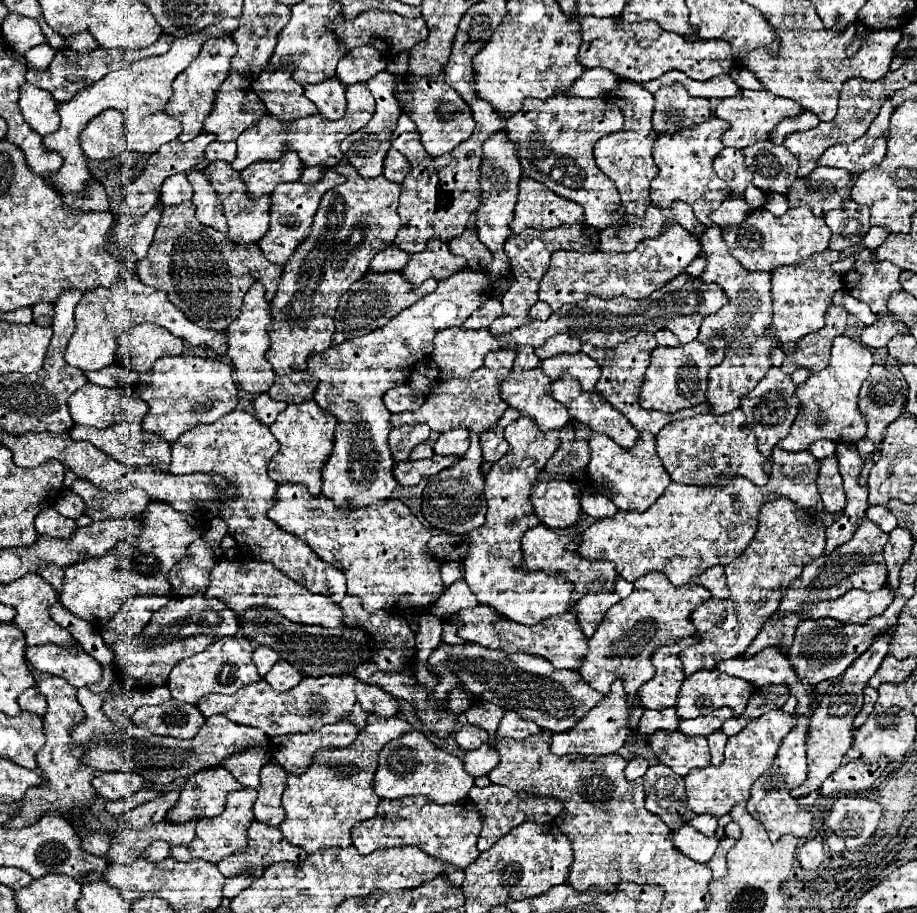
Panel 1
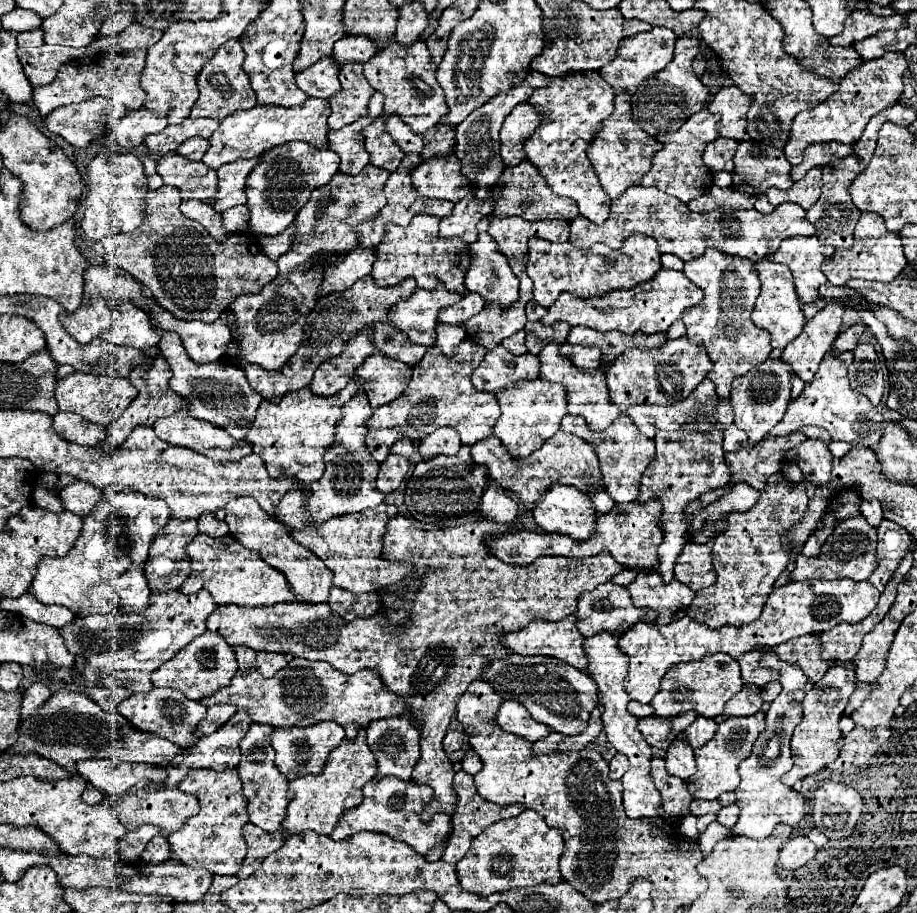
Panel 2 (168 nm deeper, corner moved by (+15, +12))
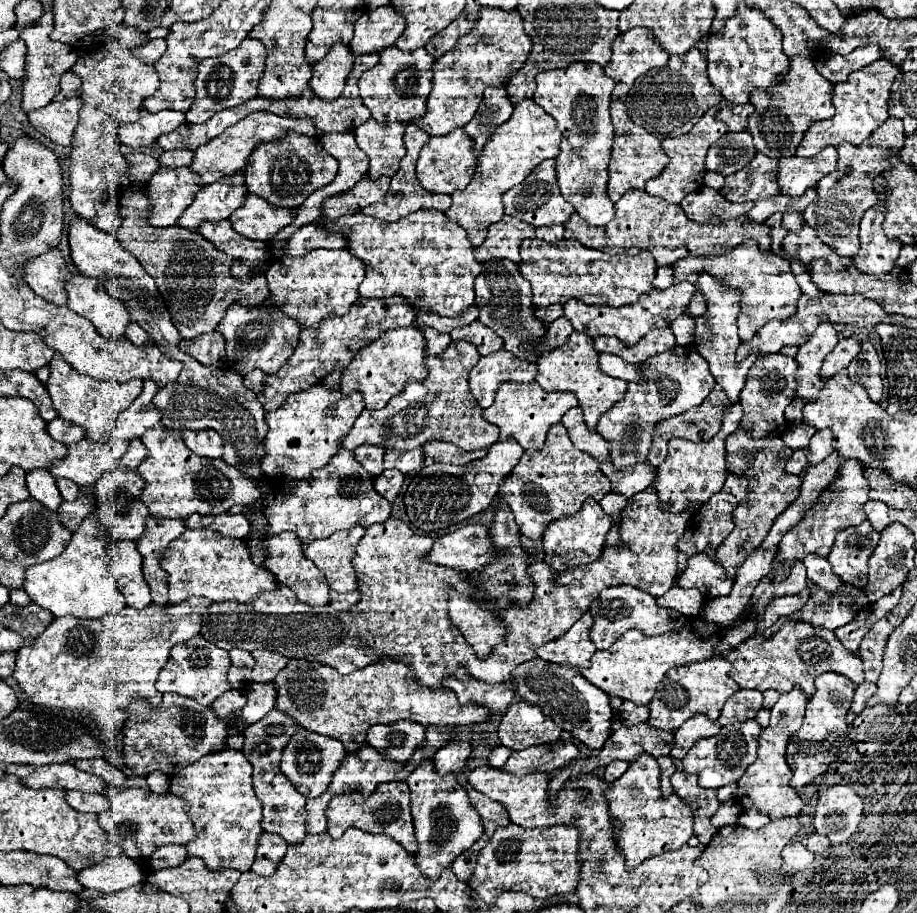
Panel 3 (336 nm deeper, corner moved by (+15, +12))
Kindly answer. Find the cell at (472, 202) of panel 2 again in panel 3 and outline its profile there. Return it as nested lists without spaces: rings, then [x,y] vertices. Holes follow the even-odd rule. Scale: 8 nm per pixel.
[[[531,98],[521,100],[519,104],[515,104],[513,116],[505,124],[501,124],[485,144],[471,184],[465,190],[457,190],[451,194],[453,204],[445,212],[445,216],[453,218],[461,228],[465,228],[471,244],[479,246],[485,240],[489,224],[497,222],[503,216],[503,192],[521,184],[523,178],[529,176],[539,162],[547,158],[557,158],[559,144],[561,132],[557,130],[555,120]]]

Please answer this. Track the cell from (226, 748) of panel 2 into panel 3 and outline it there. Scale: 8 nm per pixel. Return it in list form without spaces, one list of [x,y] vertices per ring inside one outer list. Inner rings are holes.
[[[255,684],[247,692],[247,704],[241,712],[237,712],[237,728],[247,728],[255,720],[261,720],[275,704],[275,688],[271,684]]]

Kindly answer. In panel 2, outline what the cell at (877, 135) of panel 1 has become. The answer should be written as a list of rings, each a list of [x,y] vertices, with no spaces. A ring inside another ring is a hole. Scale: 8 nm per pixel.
[[[831,142],[825,146],[809,146],[809,150],[805,150],[805,154],[803,154],[803,162],[791,168],[791,180],[799,182],[811,168],[825,166],[833,158],[845,158],[851,152],[853,152],[851,146],[841,146],[837,142]]]

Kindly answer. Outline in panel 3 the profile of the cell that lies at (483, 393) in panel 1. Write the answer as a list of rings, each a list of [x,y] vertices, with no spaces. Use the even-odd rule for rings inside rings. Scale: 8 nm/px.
[[[451,342],[441,354],[427,356],[425,366],[429,370],[425,382],[409,382],[397,398],[391,398],[381,410],[363,410],[355,420],[351,432],[343,438],[341,446],[355,450],[369,442],[383,448],[415,450],[429,440],[453,442],[461,450],[483,450],[497,442],[499,430],[491,422],[485,422],[483,408],[477,406],[469,392],[467,376],[477,364],[477,348],[469,342]]]

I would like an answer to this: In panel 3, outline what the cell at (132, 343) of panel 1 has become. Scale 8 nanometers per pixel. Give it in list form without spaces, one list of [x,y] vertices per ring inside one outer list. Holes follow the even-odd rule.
[[[73,274],[65,284],[69,294],[67,306],[93,322],[105,338],[121,338],[129,326],[129,310],[121,300],[115,300],[97,278]]]

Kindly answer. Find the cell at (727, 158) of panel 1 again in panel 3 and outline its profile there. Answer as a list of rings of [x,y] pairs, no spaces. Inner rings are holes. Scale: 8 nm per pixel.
[[[747,130],[727,132],[721,136],[721,140],[717,140],[709,148],[705,168],[719,172],[723,176],[735,174],[737,170],[745,168],[753,160],[755,154],[757,154],[757,150],[755,150],[753,138]]]

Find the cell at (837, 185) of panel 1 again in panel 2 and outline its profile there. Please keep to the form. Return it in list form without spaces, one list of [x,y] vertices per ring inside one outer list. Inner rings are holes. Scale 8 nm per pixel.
[[[813,168],[813,170],[809,170],[809,174],[805,174],[805,178],[801,182],[795,182],[789,190],[781,192],[781,190],[769,188],[765,192],[765,196],[773,206],[779,206],[783,202],[795,202],[803,210],[809,210],[821,196],[821,186],[823,186],[821,168]]]

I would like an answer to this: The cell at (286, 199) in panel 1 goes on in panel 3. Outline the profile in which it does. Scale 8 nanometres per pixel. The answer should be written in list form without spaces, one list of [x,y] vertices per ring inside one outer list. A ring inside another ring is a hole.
[[[289,132],[283,140],[261,144],[253,150],[245,166],[245,184],[251,194],[257,194],[267,202],[273,202],[273,206],[299,208],[309,194],[333,182],[333,178],[337,176],[337,168],[337,160],[325,154],[317,140],[297,132]]]

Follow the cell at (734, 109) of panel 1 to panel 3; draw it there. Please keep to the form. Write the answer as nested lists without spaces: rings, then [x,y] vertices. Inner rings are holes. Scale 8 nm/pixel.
[[[727,104],[727,106],[719,108],[715,118],[725,122],[729,132],[741,132],[741,130],[745,130],[747,118],[753,110],[755,110],[753,104]]]

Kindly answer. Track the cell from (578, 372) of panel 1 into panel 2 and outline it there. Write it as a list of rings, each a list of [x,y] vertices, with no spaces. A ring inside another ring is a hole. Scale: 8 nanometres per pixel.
[[[563,344],[561,354],[569,354],[573,358],[577,368],[599,368],[601,366],[601,350],[599,348],[587,348],[587,346],[571,346]]]

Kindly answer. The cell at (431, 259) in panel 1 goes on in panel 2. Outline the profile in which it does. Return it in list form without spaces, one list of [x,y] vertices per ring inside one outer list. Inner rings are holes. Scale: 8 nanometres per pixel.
[[[417,214],[409,222],[409,226],[387,224],[383,240],[373,248],[377,260],[373,264],[371,276],[377,286],[395,286],[405,278],[413,278],[417,288],[435,290],[443,284],[449,292],[465,294],[465,276],[471,266],[471,246],[461,238],[441,238],[439,236],[439,220],[435,216]]]

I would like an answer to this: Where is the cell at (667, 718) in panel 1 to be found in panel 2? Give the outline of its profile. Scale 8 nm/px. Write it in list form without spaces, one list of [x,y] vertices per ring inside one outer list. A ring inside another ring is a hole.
[[[633,700],[627,704],[627,710],[637,718],[645,718],[645,716],[653,714],[653,708],[649,704],[639,704],[639,702],[633,702]]]

